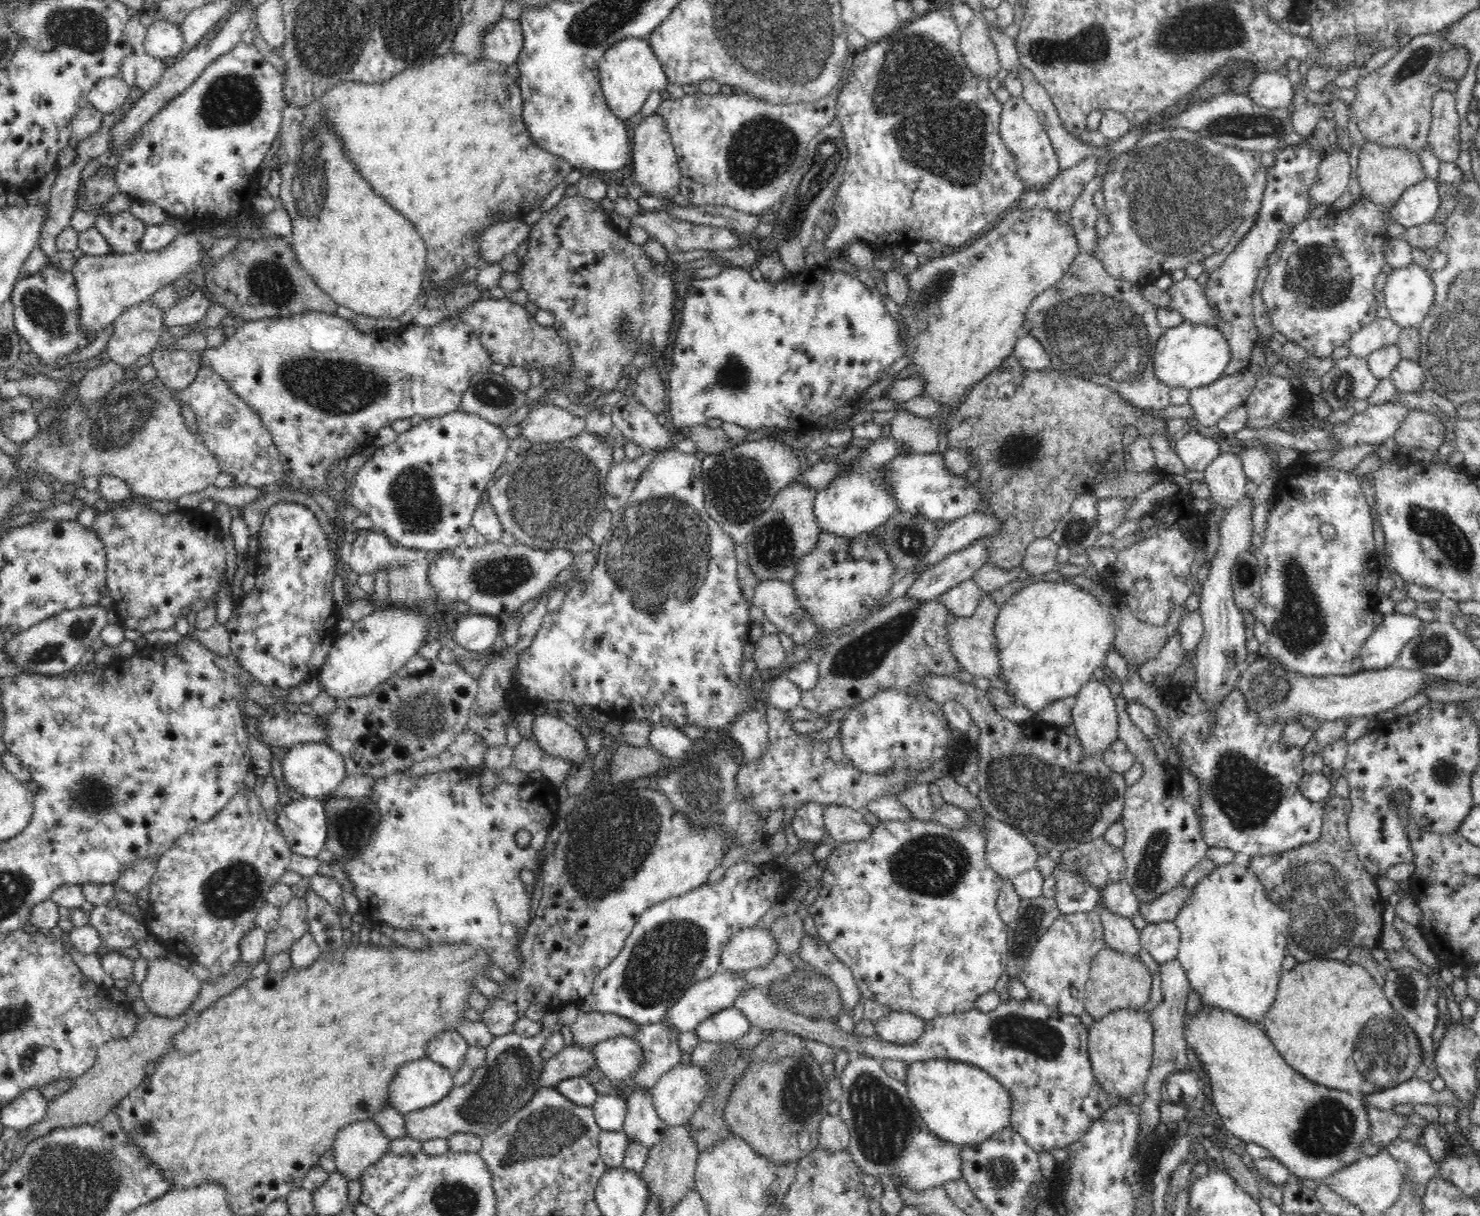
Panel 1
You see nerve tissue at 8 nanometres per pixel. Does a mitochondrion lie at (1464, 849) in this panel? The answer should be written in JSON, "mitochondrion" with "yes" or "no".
{"mitochondrion":"no"}

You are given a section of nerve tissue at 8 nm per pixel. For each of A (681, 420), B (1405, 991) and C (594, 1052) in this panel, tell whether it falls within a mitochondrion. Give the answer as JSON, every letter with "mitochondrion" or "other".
{"A":"other","B":"mitochondrion","C":"other"}

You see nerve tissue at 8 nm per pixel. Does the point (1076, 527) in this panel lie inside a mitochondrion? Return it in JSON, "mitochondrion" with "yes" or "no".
{"mitochondrion":"yes"}

